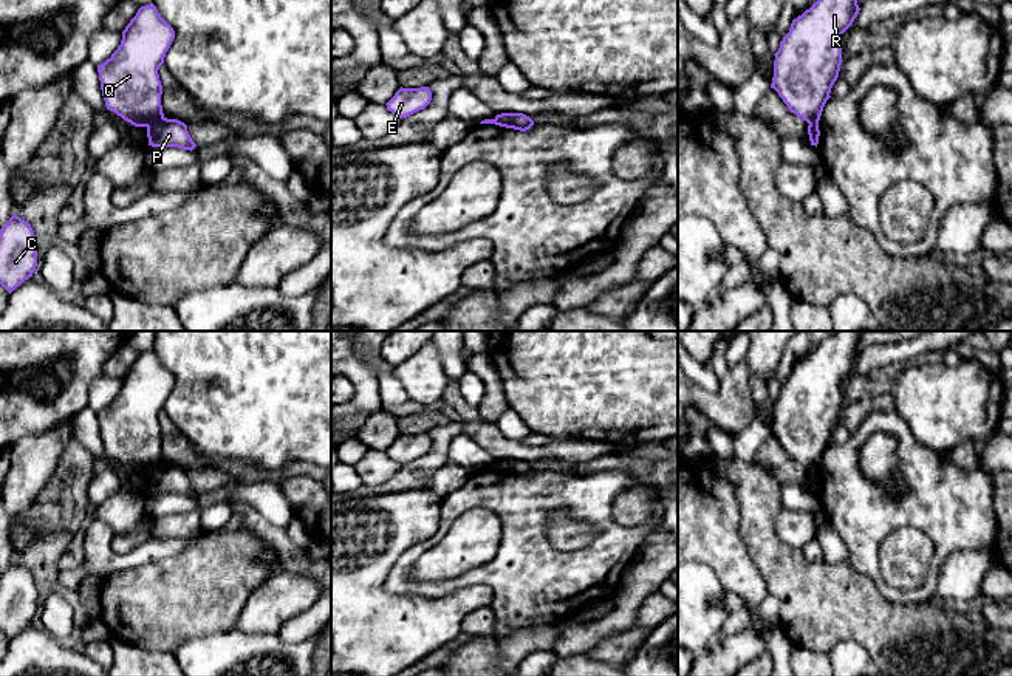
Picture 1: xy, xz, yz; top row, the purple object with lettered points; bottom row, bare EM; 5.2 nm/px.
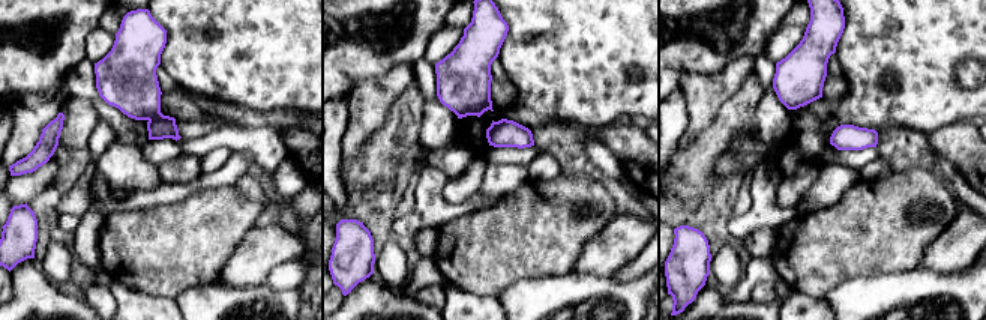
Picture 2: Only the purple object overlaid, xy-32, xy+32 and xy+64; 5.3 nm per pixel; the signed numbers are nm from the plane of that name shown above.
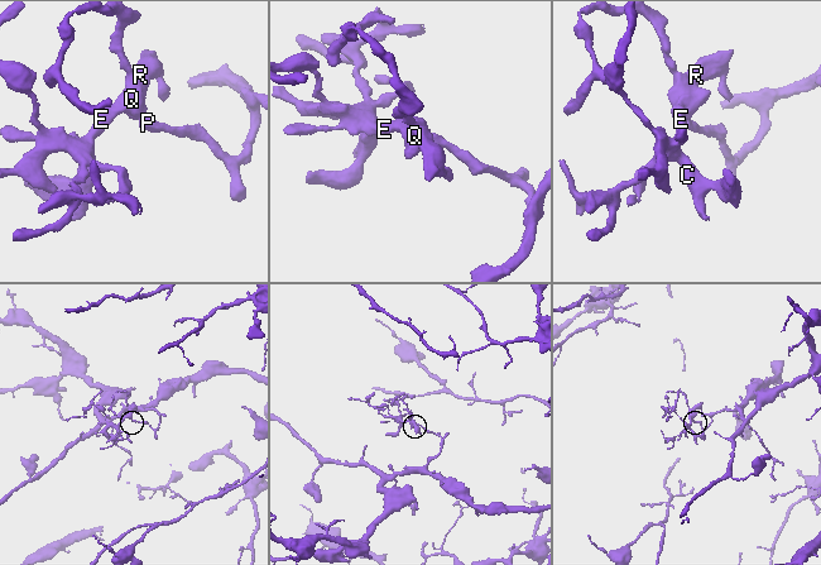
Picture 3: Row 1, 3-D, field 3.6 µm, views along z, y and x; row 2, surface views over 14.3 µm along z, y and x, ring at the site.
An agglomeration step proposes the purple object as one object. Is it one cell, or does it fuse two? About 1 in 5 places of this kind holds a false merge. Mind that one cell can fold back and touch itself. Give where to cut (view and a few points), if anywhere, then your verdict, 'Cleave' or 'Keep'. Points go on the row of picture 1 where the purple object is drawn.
Split along xy (163, 116), (147, 127). Cleave

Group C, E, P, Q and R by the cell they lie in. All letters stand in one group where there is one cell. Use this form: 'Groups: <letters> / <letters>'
Groups: C E Q R / P

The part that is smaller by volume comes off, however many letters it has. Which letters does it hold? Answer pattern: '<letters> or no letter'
C, E, Q, R

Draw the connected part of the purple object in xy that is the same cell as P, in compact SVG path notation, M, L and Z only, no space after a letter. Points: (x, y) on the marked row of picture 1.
M156 119L147 127L147 138L152 147L178 147L190 152L197 147L187 125L178 119Z

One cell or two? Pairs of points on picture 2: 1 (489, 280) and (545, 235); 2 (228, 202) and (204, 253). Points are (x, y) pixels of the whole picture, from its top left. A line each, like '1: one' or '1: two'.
1: one
2: one

